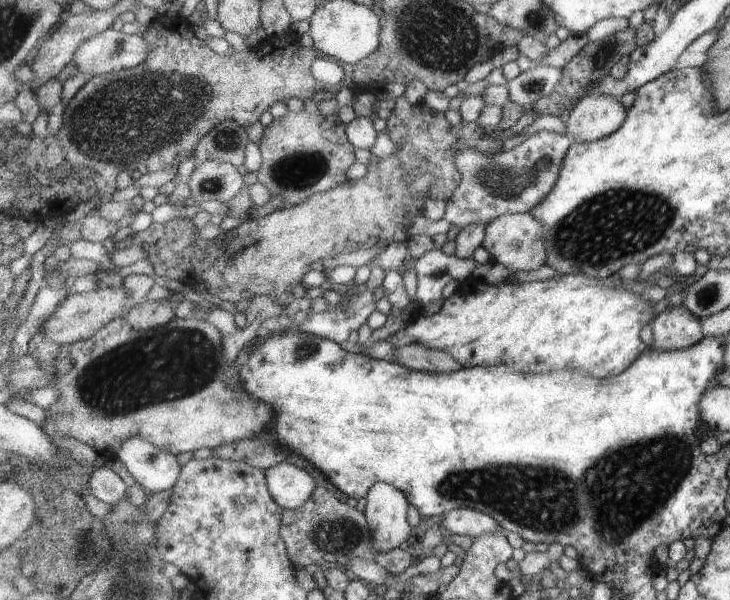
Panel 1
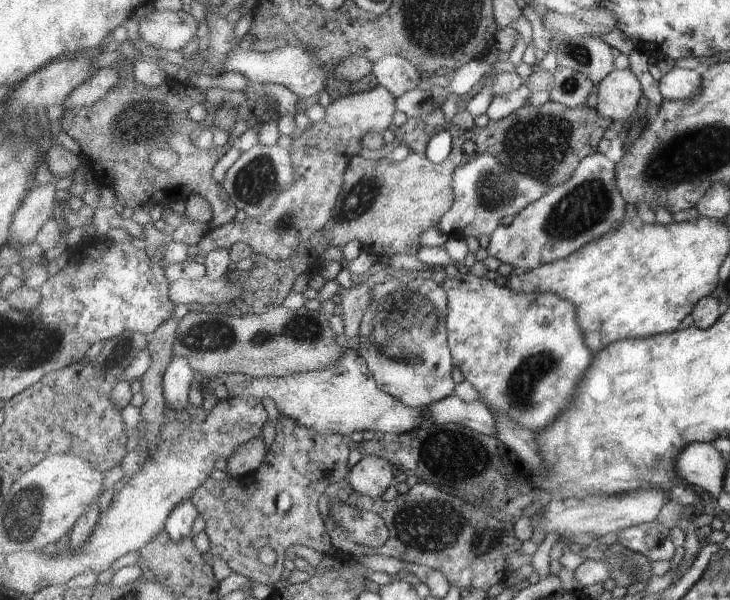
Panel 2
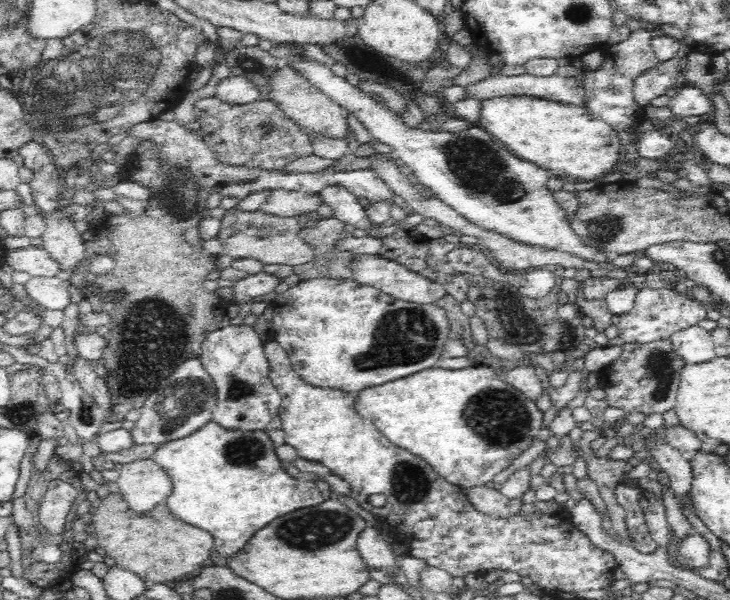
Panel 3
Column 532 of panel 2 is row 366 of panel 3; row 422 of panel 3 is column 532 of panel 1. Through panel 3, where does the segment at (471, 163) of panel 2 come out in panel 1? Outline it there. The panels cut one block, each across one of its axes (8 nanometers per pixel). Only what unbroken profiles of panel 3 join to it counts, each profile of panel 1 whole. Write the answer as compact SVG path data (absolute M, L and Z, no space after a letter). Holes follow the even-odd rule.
M548 131L531 135L511 150L495 153L481 154L472 145L467 145L455 155L461 183L446 202L443 218L451 225L465 229L478 223L487 226L503 215L530 213L535 206L541 206L553 192L553 186L557 186L571 146L567 136Z

